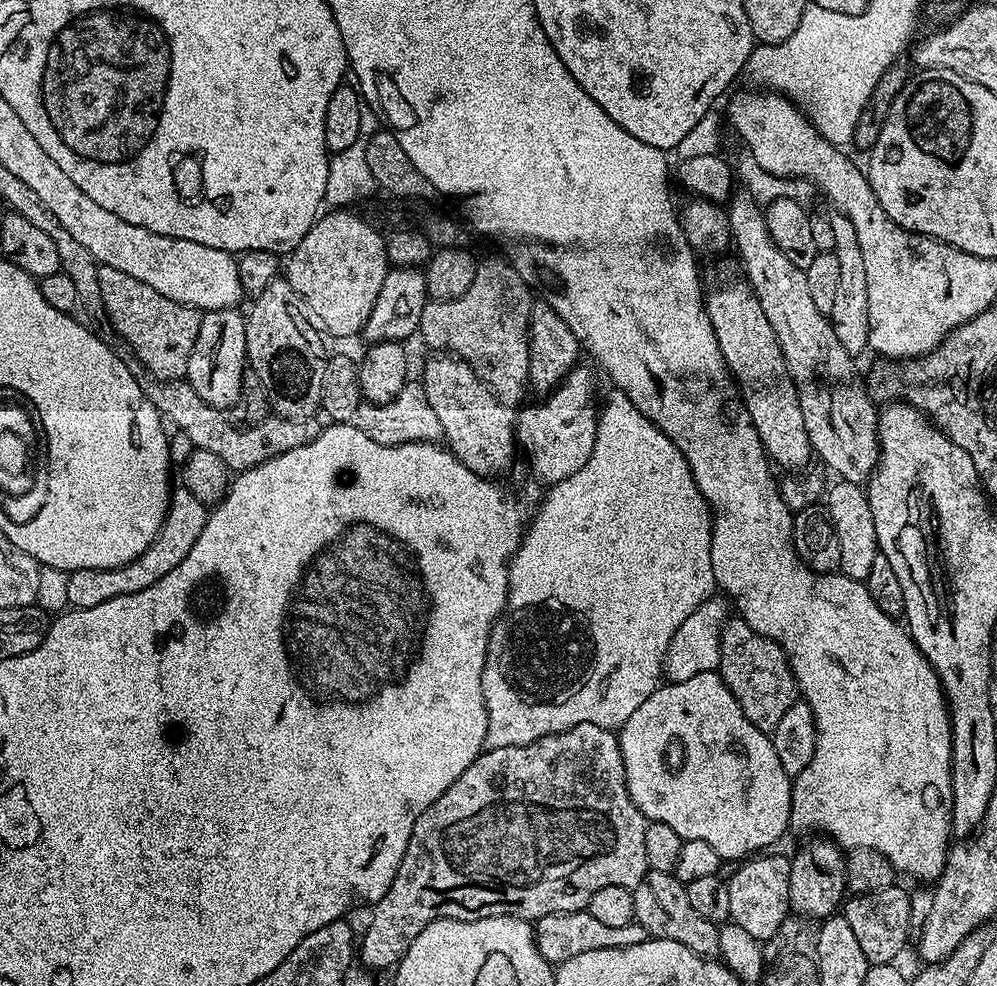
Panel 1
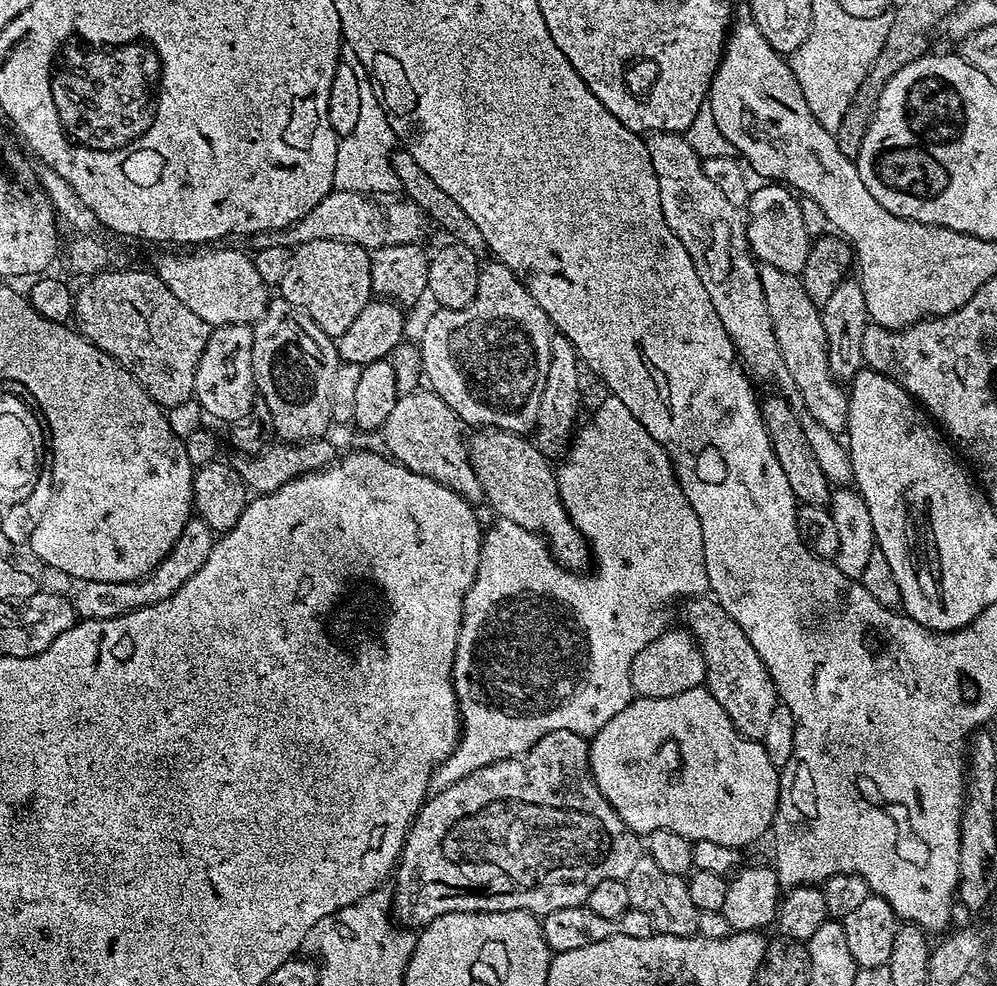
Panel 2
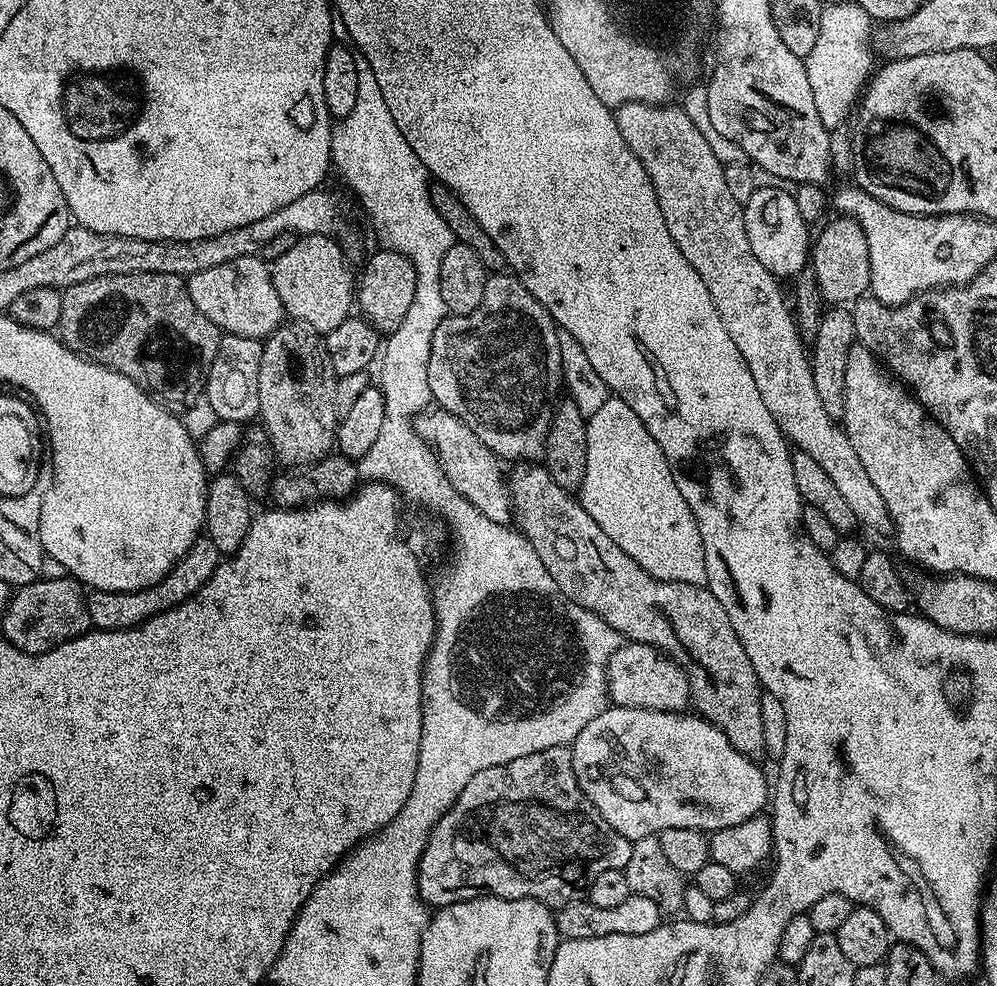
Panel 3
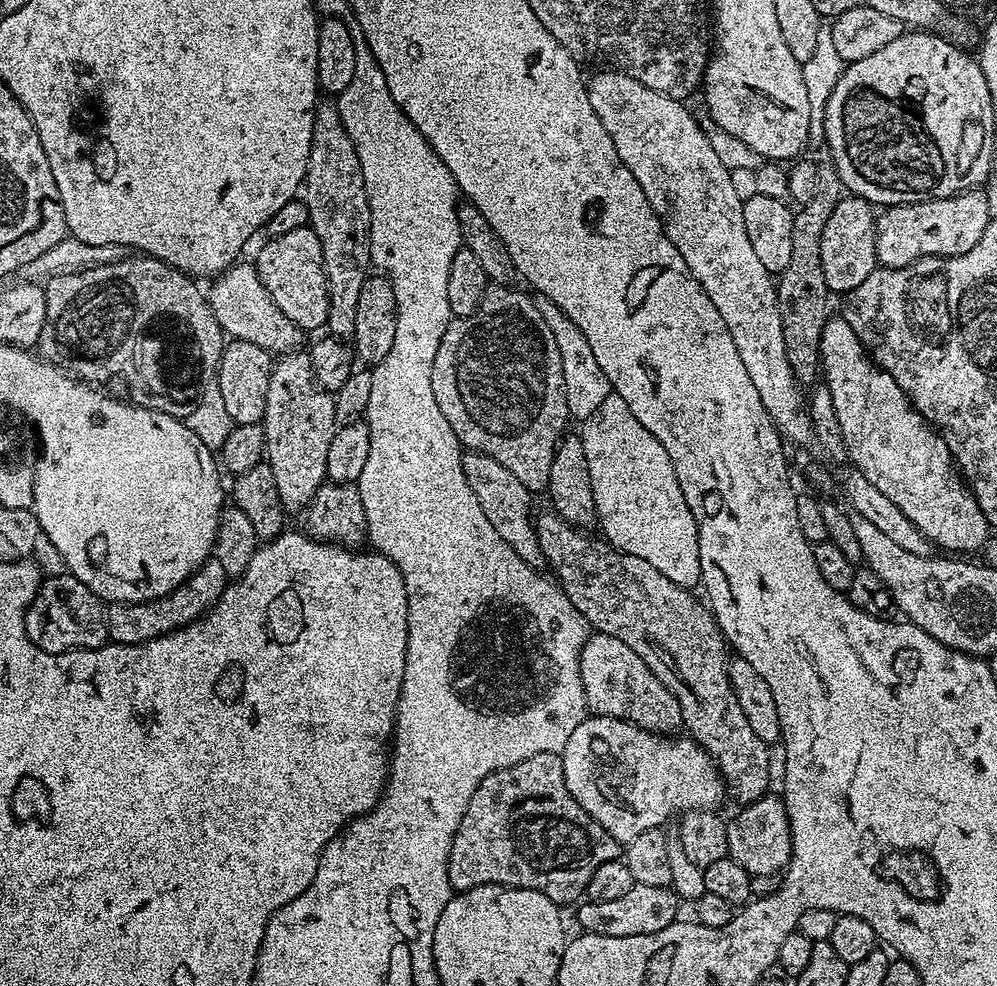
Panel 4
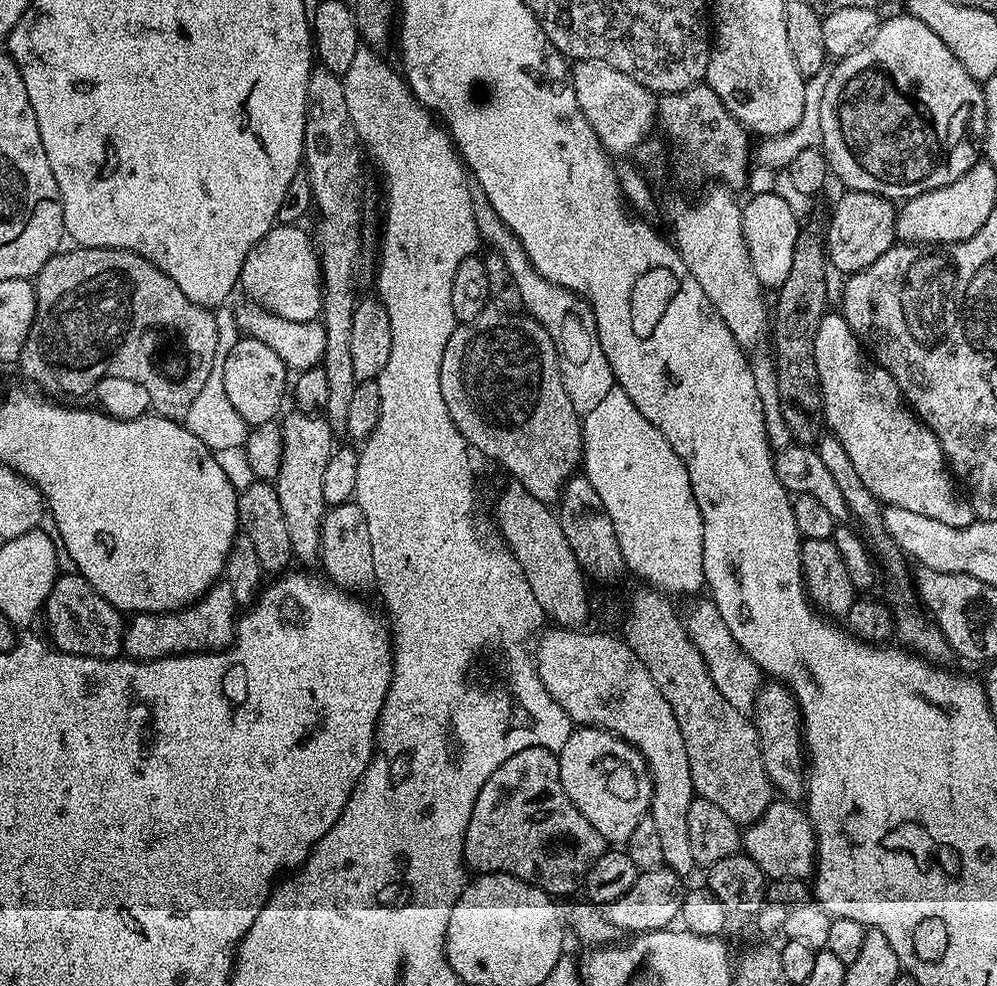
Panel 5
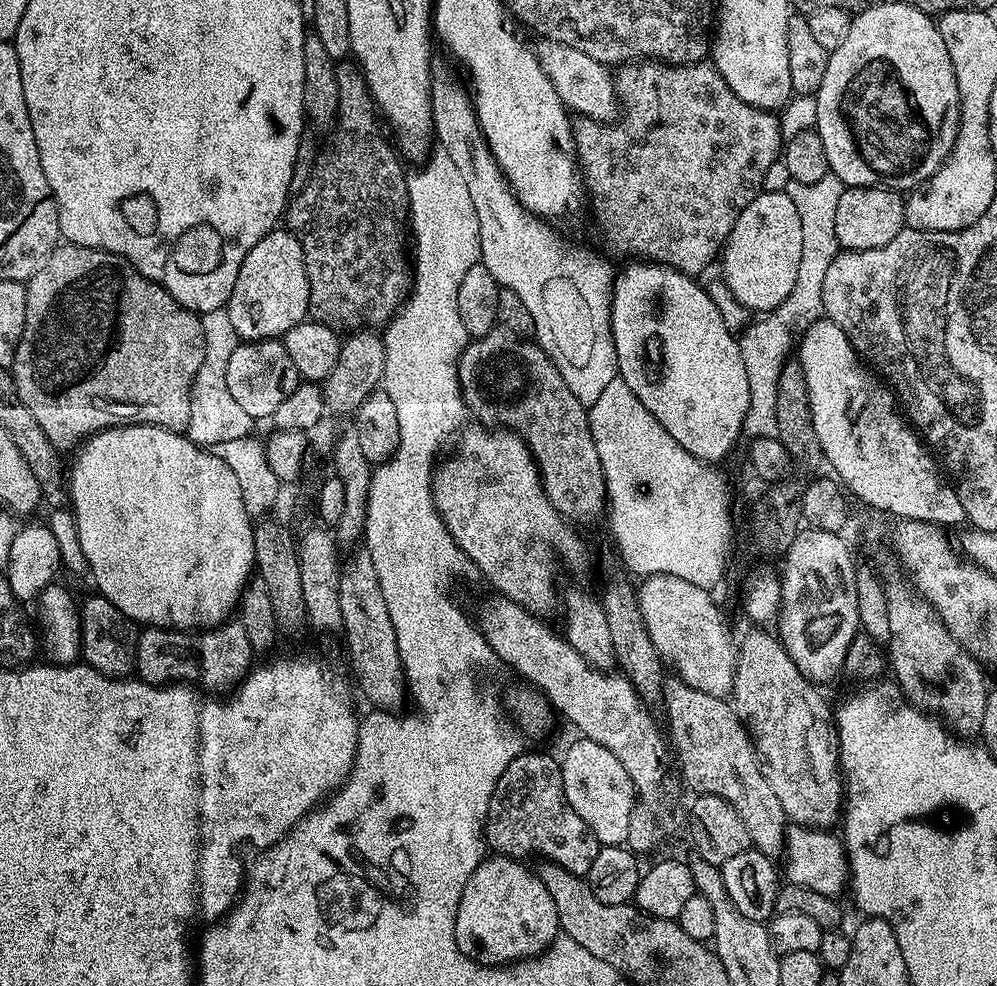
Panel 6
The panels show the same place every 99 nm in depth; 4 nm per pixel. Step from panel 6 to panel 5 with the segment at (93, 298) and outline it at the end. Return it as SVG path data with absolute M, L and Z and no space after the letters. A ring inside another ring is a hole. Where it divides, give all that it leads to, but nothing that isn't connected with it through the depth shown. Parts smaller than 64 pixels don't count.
M72 246L72 249L70 249L70 250L69 250L69 252L67 252L67 250L61 250L61 251L59 251L59 252L57 252L57 253L56 253L56 255L54 255L54 256L52 256L52 257L51 257L51 258L49 258L49 260L48 260L48 261L46 261L46 263L45 263L45 264L44 264L44 265L42 265L42 266L41 266L41 267L40 267L40 271L39 271L39 272L37 272L37 273L36 273L36 275L35 275L35 277L34 277L34 283L35 283L35 285L36 285L36 317L35 317L35 318L34 318L34 322L33 322L33 323L32 323L32 325L31 325L31 326L30 326L30 334L29 334L29 335L28 335L28 341L27 341L27 342L26 342L26 346L22 346L22 354L21 354L21 355L20 355L20 359L19 359L19 361L18 361L18 368L21 368L21 370L22 370L22 371L24 371L24 376L25 376L25 378L26 378L26 379L28 379L28 380L33 380L33 382L32 382L32 381L28 381L28 382L31 382L31 383L32 383L32 384L33 384L33 385L35 385L35 387L36 387L36 388L37 388L37 389L39 389L39 391L40 391L40 392L41 392L41 393L43 393L43 395L44 395L44 396L45 396L45 397L48 397L48 398L51 398L51 399L52 399L52 400L53 400L53 401L56 401L56 402L71 402L71 403L72 403L72 404L73 404L73 405L76 405L76 406L99 406L99 407L100 407L100 408L101 408L101 409L103 409L103 411L104 411L104 412L105 412L105 413L108 413L108 414L109 414L109 415L111 415L111 416L114 416L114 417L116 417L116 419L117 419L117 420L133 420L133 418L134 418L134 417L136 417L136 416L142 416L142 415L145 415L145 413L147 413L147 412L148 412L148 411L149 411L149 409L151 409L151 411L152 411L152 412L153 412L153 413L155 413L155 415L157 415L157 416L165 416L165 417L166 417L166 419L167 419L167 420L175 420L175 421L177 421L177 422L180 422L180 421L183 421L183 420L184 420L184 419L185 419L185 416L186 416L186 414L187 414L187 411L188 411L188 410L190 410L190 408L191 408L191 403L192 403L192 402L194 402L194 398L196 398L196 397L197 397L197 395L198 395L198 392L199 392L199 390L201 390L201 388L202 388L202 384L203 384L203 383L204 383L204 382L206 382L206 378L208 378L208 377L209 377L209 375L210 375L210 370L211 370L211 367L212 367L212 366L214 366L214 358L215 358L215 351L216 351L216 350L218 350L218 327L217 327L217 326L216 326L216 325L215 325L215 318L214 318L214 316L213 316L213 313L212 313L212 312L211 312L211 311L209 311L209 309L207 309L207 308L204 308L204 307L203 307L203 306L201 306L201 304L195 304L195 303L194 303L194 302L190 302L190 298L186 298L186 294L182 294L182 290L178 290L178 286L174 286L174 282L173 282L173 281L172 281L172 279L170 279L170 278L169 278L169 277L168 277L168 276L167 276L167 275L166 275L166 274L162 274L162 270L158 270L158 266L154 266L154 265L153 265L153 264L152 264L152 263L151 263L151 262L149 262L149 261L148 261L148 260L147 260L147 259L146 259L146 258L142 258L142 257L141 257L141 256L139 256L139 255L138 255L138 254L134 254L134 253L133 253L133 252L131 252L131 251L130 251L130 250L122 250L122 249L121 249L121 248L81 248L81 247L79 247L79 246ZM164 326L170 326L170 327L171 327L171 328L172 328L172 329L173 329L173 330L174 330L174 331L175 331L175 332L176 332L176 333L177 333L177 334L178 334L178 336L179 336L179 338L180 338L180 340L181 340L181 342L182 342L182 344L179 344L179 342L178 342L178 341L176 341L176 334L175 334L175 332L174 332L174 331L172 331L172 330L160 330L160 329L162 329L162 328L163 328L163 327L164 327ZM167 344L168 344L168 358L167 358L167 360L166 360L166 366L167 366L167 368L168 368L168 369L170 369L170 370L173 370L173 372L174 372L174 374L175 374L175 376L176 376L176 377L178 377L178 378L181 378L181 380L171 380L171 378L170 378L170 377L168 377L168 376L164 376L164 377L160 377L160 376L159 376L159 374L158 374L158 373L156 373L156 355L158 355L158 354L159 354L159 353L160 353L160 352L161 352L161 350L162 350L162 348L164 348L164 347L166 347L166 346L167 346ZM110 346L118 346L118 348L116 348L116 352L114 352L114 357L112 357L112 356L106 356L106 353L107 353L107 348L110 348ZM112 360L114 360L114 362L120 362L120 364L114 364L114 366L110 366L110 370L106 370L106 374L102 374L102 378L106 378L106 380L98 380L98 382L94 382L94 384L90 384L90 386L84 386L84 387L82 387L82 388L77 388L77 387L72 387L72 384L75 384L75 382L77 382L77 380L78 380L78 379L79 379L79 367L80 367L80 365L82 365L82 364L83 364L83 363L89 363L89 364L90 364L90 365L94 365L94 364L95 364L95 363L99 363L99 362L102 362L102 361L106 361L106 363L107 363L107 364L112 364Z

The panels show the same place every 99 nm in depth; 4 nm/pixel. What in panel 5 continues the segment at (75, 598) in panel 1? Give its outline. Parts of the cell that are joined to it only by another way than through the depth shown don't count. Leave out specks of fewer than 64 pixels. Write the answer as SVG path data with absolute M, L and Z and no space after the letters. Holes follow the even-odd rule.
M217 582L195 604L189 604L178 612L133 615L124 630L124 652L135 661L182 656L186 652L219 652L236 637L237 619L234 590L230 590L227 582Z

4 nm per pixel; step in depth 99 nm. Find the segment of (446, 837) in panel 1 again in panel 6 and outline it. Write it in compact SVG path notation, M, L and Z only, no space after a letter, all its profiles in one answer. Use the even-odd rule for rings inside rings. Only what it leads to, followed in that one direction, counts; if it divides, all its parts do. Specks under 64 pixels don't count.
M525 750L514 757L510 766L502 770L502 778L496 780L494 794L490 798L488 807L488 817L484 820L484 843L493 853L502 856L513 858L544 856L540 858L547 863L557 864L570 870L570 874L582 877L587 877L590 866L594 858L598 858L602 847L598 838L594 838L590 826L586 826L586 822L582 822L582 818L574 814L574 806L566 802L560 760L557 757L547 756L544 752L531 752L531 750Z

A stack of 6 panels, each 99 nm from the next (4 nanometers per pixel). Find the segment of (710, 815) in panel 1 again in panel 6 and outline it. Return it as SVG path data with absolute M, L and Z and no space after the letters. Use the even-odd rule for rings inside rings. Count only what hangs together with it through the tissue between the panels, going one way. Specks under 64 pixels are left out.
M576 738L562 755L560 769L566 802L574 806L574 814L590 826L594 838L598 838L602 846L623 845L629 829L630 812L638 803L638 793L622 762L618 762L606 746L598 746L598 742L593 740Z

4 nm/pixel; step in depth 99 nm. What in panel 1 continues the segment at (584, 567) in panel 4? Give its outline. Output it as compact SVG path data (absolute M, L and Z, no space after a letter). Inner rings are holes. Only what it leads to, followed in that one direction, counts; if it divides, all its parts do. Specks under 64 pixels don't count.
M432 354L432 357L424 364L424 377L422 377L422 383L424 386L424 393L426 394L426 402L430 402L430 406L434 406L434 414L438 414L438 422L440 423L440 434L443 440L443 443L446 445L449 452L453 456L457 456L458 459L462 462L462 466L466 466L474 474L479 476L486 476L489 478L499 477L499 472L504 472L512 464L512 459L515 458L516 452L518 456L518 445L516 442L516 433L514 431L514 412L509 405L503 404L497 396L493 394L487 388L486 385L478 378L478 374L474 374L474 370L471 366L461 360L459 356L454 356L451 354ZM729 619L720 629L718 671L730 694L734 694L738 706L742 706L742 714L746 714L746 718L750 718L758 730L769 734L773 732L782 714L798 703L798 689L788 656L770 638L758 634L745 620Z

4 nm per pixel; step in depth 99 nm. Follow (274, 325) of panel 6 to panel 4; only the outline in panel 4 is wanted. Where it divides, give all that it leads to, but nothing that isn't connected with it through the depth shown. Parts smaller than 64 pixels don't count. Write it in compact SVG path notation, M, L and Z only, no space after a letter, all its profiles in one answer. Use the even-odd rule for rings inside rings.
M311 226L290 230L290 234L273 236L265 239L260 253L254 257L256 273L260 284L266 286L274 306L290 318L302 330L308 328L323 329L328 322L328 283L324 277L322 262L322 242L318 242L318 234L314 234Z

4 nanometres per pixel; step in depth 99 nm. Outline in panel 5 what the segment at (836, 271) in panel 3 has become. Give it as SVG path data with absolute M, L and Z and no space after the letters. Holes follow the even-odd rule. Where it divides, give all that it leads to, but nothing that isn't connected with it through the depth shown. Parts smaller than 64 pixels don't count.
M851 190L843 193L836 200L832 208L832 217L826 224L826 260L831 267L837 268L843 274L861 272L866 270L886 250L890 250L896 239L896 214L897 205L885 196L870 194L869 192L854 192Z

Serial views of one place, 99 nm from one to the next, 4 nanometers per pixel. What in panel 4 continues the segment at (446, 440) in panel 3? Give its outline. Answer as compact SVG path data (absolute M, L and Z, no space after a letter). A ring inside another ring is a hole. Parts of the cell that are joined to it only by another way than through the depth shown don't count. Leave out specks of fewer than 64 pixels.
M469 451L464 456L464 473L466 482L470 482L470 490L474 490L478 498L478 506L482 506L482 514L486 514L498 538L502 538L502 542L506 542L506 546L510 546L527 564L543 565L545 558L536 537L533 520L533 493L526 486L522 486L522 482L518 482L518 478L514 478L514 474L510 474L510 470L502 466L502 462L494 462L494 458L490 458L485 452Z

